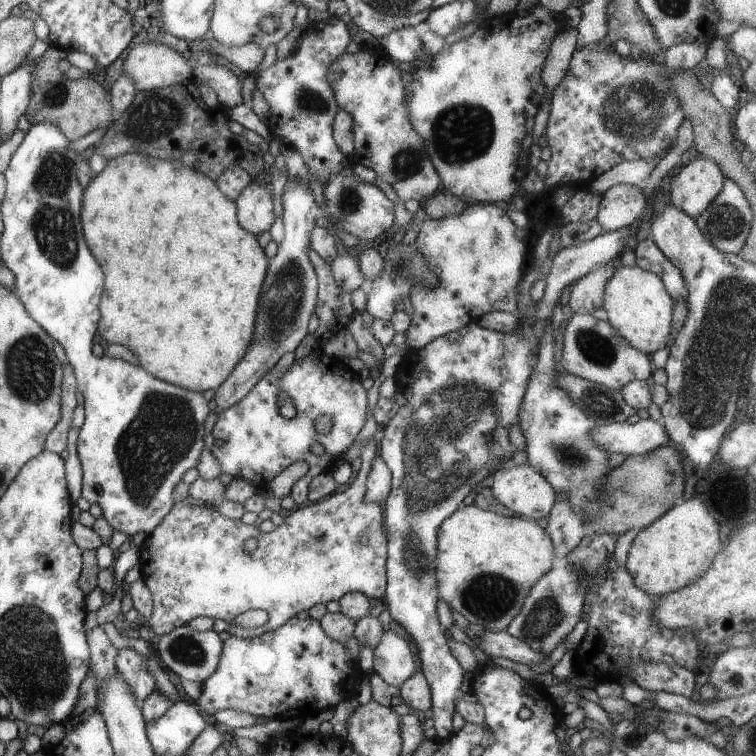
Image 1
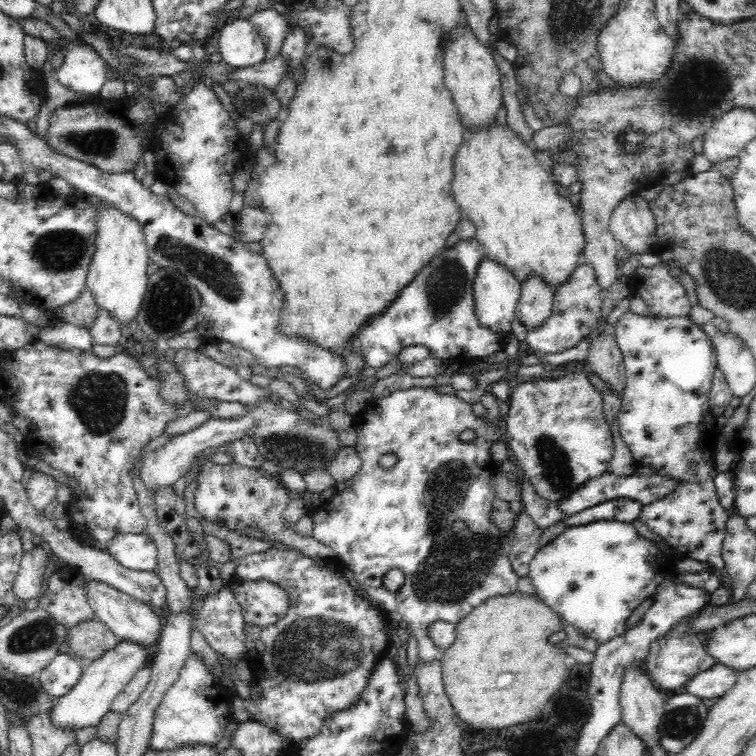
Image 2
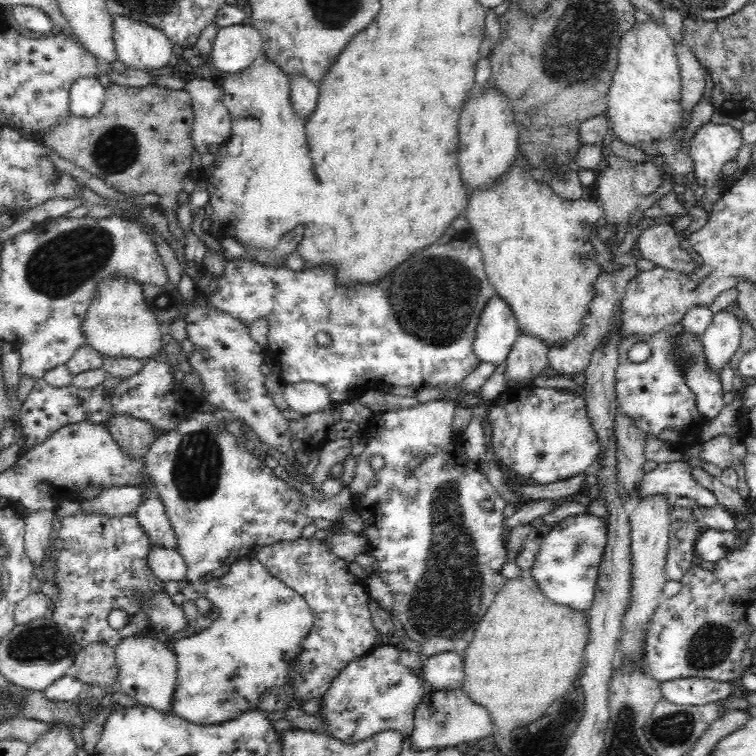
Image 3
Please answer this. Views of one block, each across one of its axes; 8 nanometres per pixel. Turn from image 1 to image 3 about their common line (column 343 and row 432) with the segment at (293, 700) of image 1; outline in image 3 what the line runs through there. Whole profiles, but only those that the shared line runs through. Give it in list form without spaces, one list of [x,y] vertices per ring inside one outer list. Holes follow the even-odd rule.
[[[678,323],[643,339],[638,336],[621,339],[617,344],[618,362],[615,370],[615,393],[620,412],[631,418],[645,434],[657,434],[681,451],[702,442],[699,439],[701,426],[709,422],[698,414],[695,396],[683,383],[681,370],[675,365],[671,355],[670,340],[672,336],[680,336],[682,332],[684,328]],[[642,341],[650,347],[650,356],[642,362],[634,362],[630,360],[628,351],[634,344]]]

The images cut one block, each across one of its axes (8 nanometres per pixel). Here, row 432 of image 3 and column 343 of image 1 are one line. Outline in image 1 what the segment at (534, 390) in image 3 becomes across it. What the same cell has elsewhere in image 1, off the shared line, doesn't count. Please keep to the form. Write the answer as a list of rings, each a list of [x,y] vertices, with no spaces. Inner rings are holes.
[[[378,435],[372,437],[367,445],[362,448],[359,456],[360,467],[353,478],[353,482],[343,490],[341,493],[333,493],[328,497],[321,499],[320,501],[309,503],[305,502],[300,506],[296,506],[292,511],[283,513],[283,522],[279,526],[274,527],[273,530],[267,533],[262,533],[257,529],[257,524],[245,524],[240,518],[233,520],[231,517],[225,517],[219,510],[213,509],[208,505],[189,505],[184,500],[177,501],[171,510],[164,516],[164,519],[151,531],[150,535],[146,535],[142,541],[141,546],[138,550],[138,565],[141,567],[141,578],[144,580],[146,587],[152,596],[152,613],[145,620],[145,627],[147,627],[153,636],[160,637],[161,635],[167,634],[173,630],[173,627],[180,627],[185,625],[187,621],[196,616],[209,616],[213,620],[224,620],[229,623],[233,621],[235,616],[245,612],[249,609],[265,610],[268,614],[268,620],[265,624],[252,628],[246,629],[238,626],[229,626],[227,632],[234,637],[241,637],[242,639],[251,638],[265,631],[273,630],[281,623],[284,623],[288,618],[295,617],[297,612],[308,611],[314,604],[324,604],[330,600],[338,600],[340,596],[343,596],[346,592],[361,593],[368,599],[381,600],[384,596],[384,590],[386,587],[386,548],[387,539],[383,528],[383,511],[377,503],[364,500],[364,492],[366,491],[364,482],[370,469],[370,462],[374,457],[374,454],[378,451]],[[247,537],[253,537],[256,540],[255,549],[252,552],[245,552],[243,549],[243,542]]]

